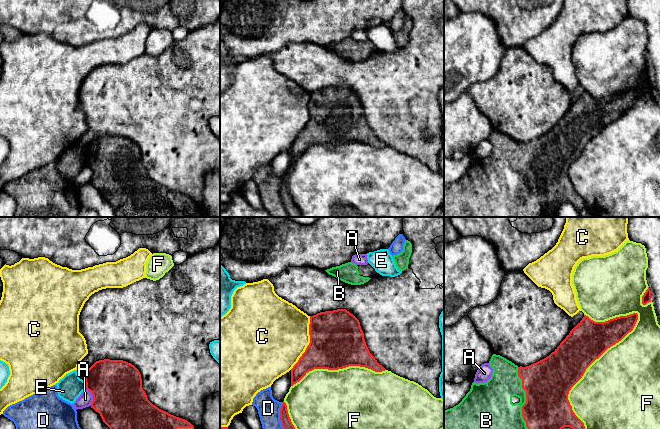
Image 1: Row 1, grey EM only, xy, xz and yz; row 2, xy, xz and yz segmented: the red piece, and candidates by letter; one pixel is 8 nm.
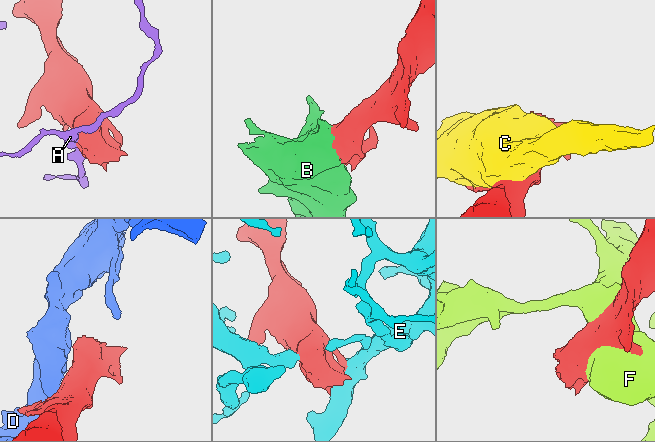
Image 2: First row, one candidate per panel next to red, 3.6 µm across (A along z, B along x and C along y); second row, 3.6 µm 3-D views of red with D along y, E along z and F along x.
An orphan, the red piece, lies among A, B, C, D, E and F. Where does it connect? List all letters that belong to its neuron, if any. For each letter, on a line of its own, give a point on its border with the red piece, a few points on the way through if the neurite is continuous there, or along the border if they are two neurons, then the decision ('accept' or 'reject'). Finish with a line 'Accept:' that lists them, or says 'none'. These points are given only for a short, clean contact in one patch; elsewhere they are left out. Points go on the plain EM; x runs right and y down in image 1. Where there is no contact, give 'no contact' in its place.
A: contact xy (93, 173); reject
B: contact yz (526, 177); accept
C: contact xz (309, 119); reject
D: contact xz (280, 196); reject
E: contact xy (86, 161); reject
F: contact yz (586, 144); reject
Accept: B

